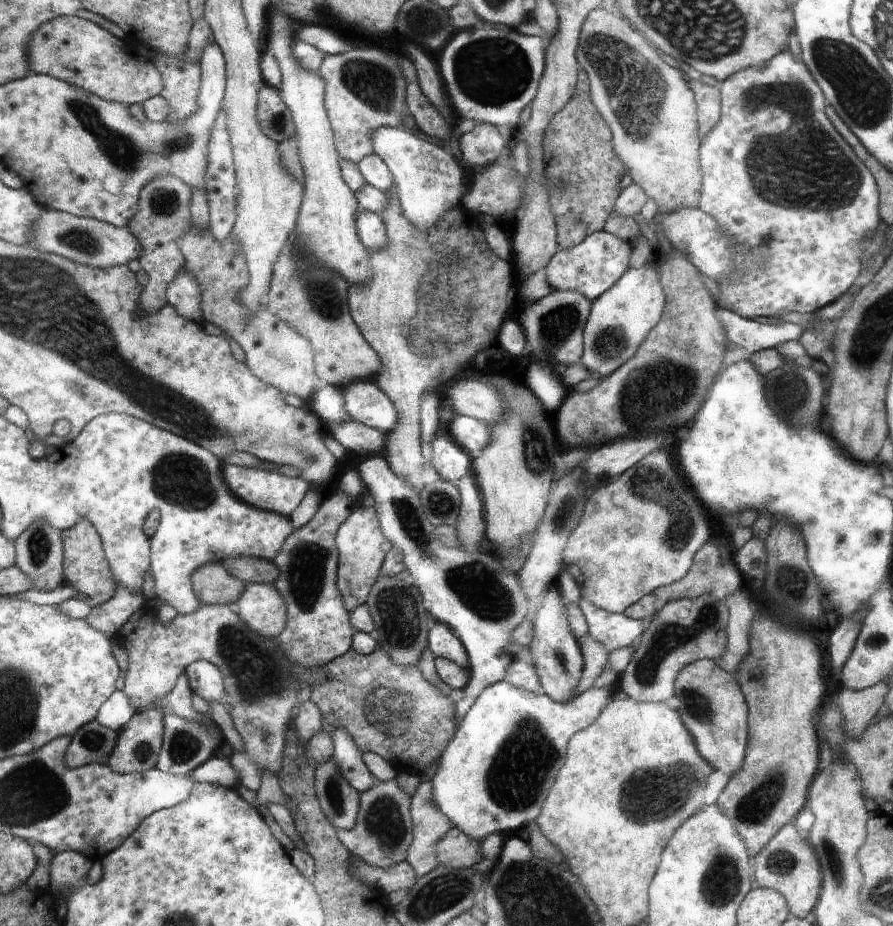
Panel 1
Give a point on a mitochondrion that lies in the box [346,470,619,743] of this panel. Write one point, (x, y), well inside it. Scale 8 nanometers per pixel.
(475, 584)

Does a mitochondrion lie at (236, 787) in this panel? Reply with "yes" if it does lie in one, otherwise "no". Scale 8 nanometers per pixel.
no

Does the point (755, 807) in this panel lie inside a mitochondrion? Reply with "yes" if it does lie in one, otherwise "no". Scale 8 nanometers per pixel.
yes

